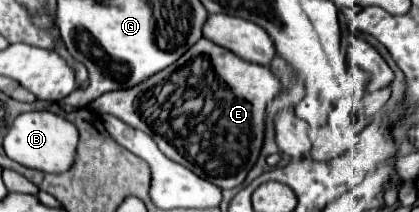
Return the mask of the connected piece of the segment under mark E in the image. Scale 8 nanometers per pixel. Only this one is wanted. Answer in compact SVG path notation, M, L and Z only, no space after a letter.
M201 38L181 56L181 60L153 74L149 80L143 80L137 84L137 88L107 92L93 100L89 108L97 114L113 114L125 124L145 132L155 140L159 150L169 160L175 160L211 184L217 184L219 188L235 188L245 180L247 172L253 168L259 156L259 150L263 146L265 108L269 100L277 96L277 92L279 80L267 66L247 62L233 52Z

